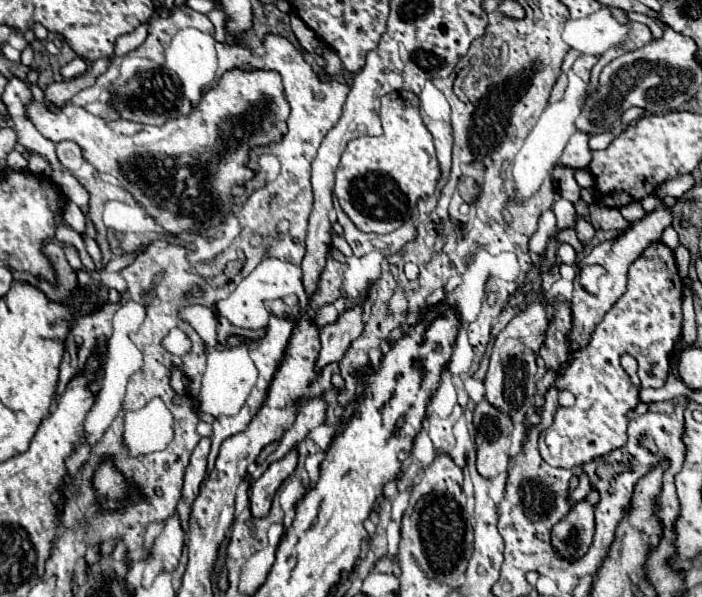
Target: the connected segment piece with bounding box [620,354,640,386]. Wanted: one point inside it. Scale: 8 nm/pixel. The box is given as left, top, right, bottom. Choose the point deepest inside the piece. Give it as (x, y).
(630, 365)

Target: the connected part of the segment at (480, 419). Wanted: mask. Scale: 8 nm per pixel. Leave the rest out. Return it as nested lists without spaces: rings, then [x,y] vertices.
[[[483,399],[475,409],[473,423],[477,427],[477,471],[485,479],[493,479],[507,471],[509,465],[509,433],[513,431],[511,419]]]

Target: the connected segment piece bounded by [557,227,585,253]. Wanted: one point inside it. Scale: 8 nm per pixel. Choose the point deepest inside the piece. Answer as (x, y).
(569, 235)

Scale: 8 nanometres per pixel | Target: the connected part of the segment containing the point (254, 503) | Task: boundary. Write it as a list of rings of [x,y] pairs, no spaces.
[[[291,449],[283,459],[271,463],[269,469],[251,485],[249,507],[251,507],[251,515],[255,519],[269,515],[269,509],[271,509],[271,503],[273,503],[277,489],[293,473],[295,465],[297,465],[297,451]]]

